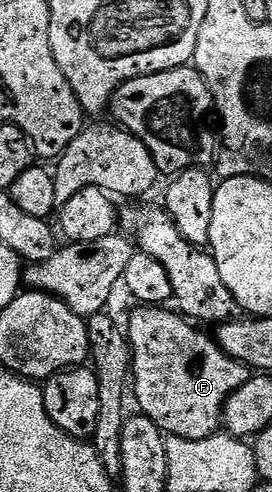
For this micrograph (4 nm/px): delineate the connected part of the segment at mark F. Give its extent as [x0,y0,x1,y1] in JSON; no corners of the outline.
[125,305,253,440]

